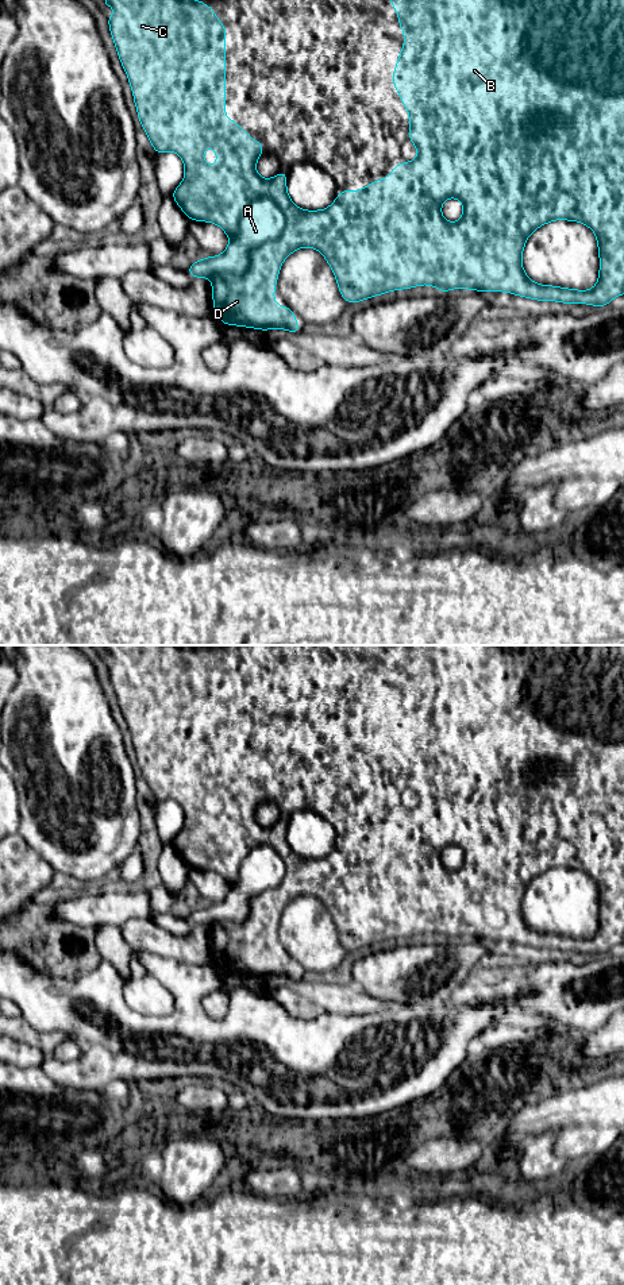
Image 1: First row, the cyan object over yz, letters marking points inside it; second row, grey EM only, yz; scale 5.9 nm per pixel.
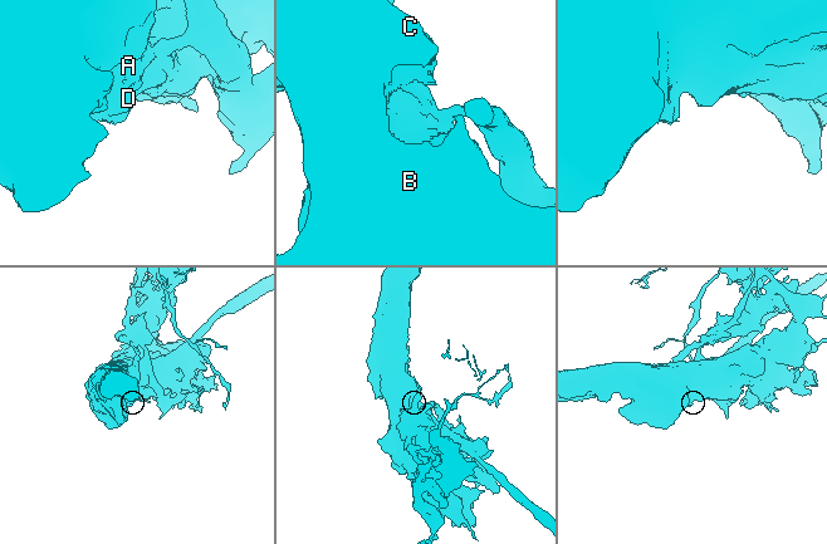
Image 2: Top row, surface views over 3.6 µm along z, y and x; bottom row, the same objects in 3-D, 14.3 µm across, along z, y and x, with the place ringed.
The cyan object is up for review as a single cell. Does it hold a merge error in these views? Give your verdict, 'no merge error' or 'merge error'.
merge error

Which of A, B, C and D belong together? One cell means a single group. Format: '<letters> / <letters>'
A / B C D

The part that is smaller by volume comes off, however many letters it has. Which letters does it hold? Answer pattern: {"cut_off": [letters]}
{"cut_off": ["A"]}

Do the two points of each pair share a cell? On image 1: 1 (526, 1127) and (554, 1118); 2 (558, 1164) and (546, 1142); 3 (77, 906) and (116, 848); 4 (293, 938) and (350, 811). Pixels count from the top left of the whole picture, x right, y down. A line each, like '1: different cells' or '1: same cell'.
1: same cell
2: same cell
3: different cells
4: different cells

